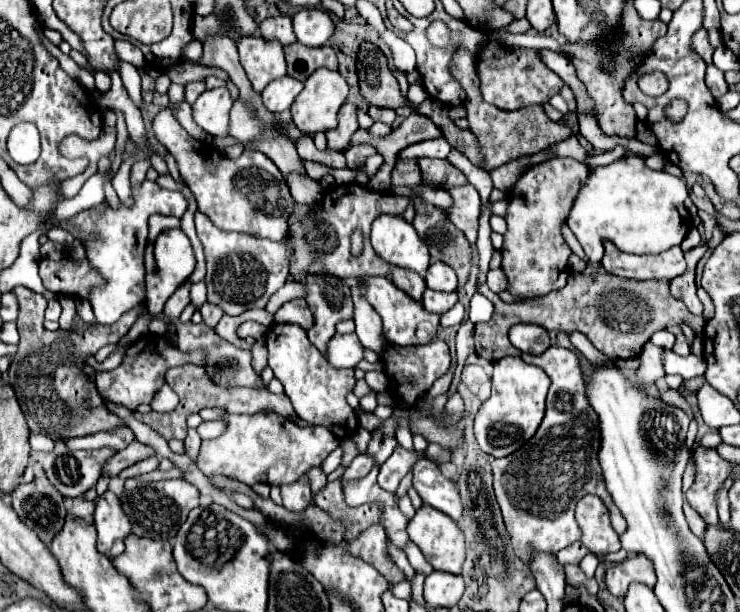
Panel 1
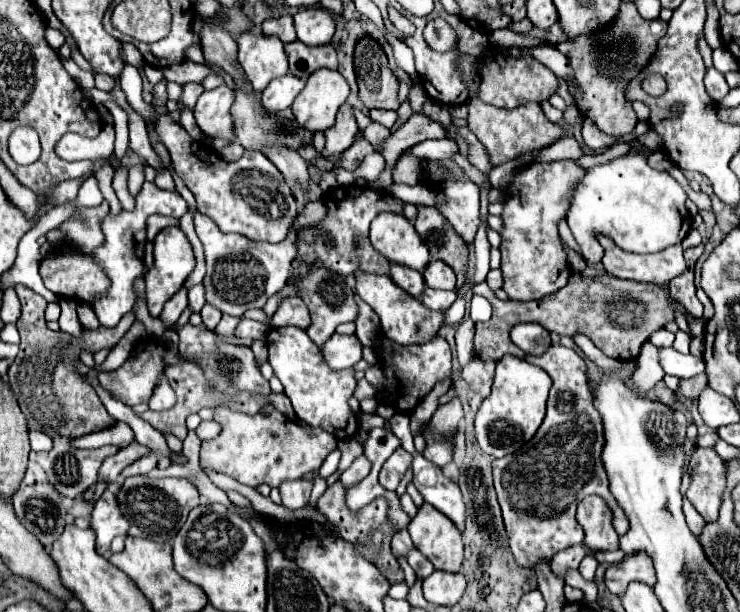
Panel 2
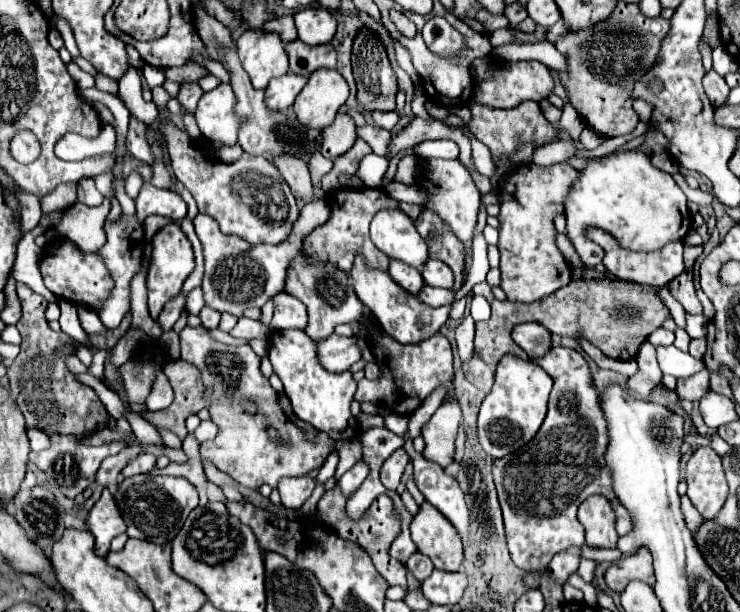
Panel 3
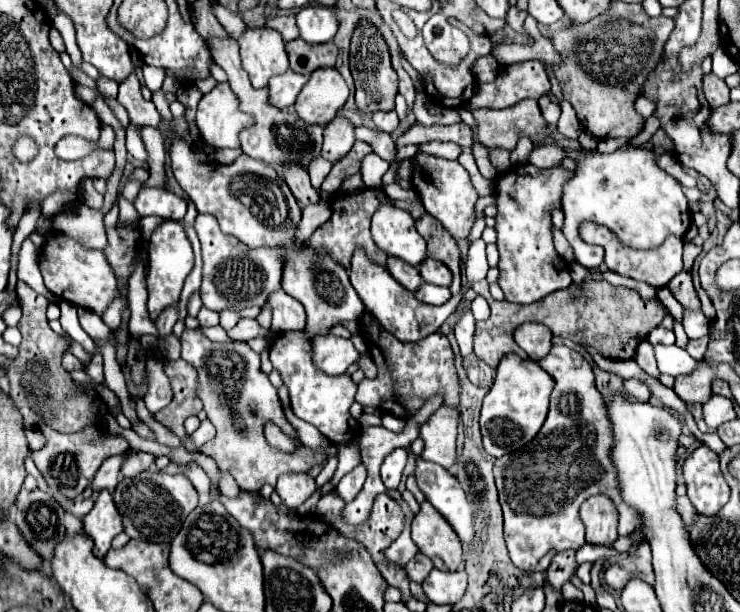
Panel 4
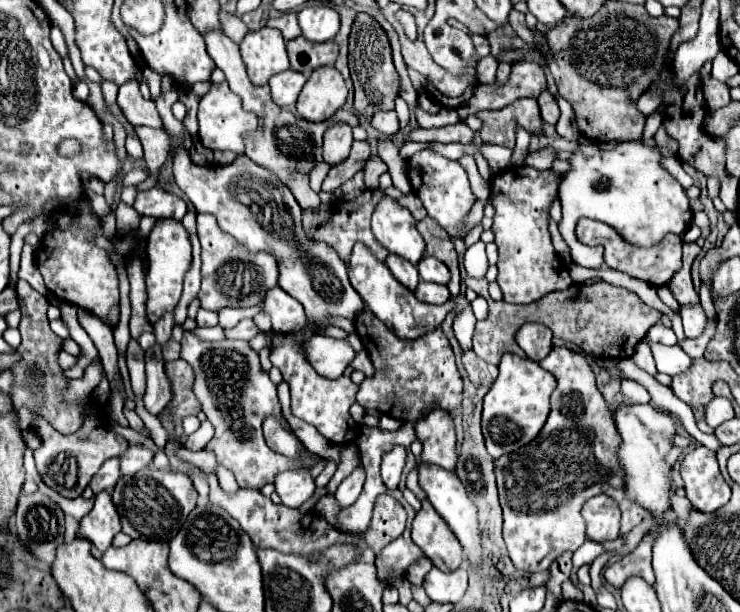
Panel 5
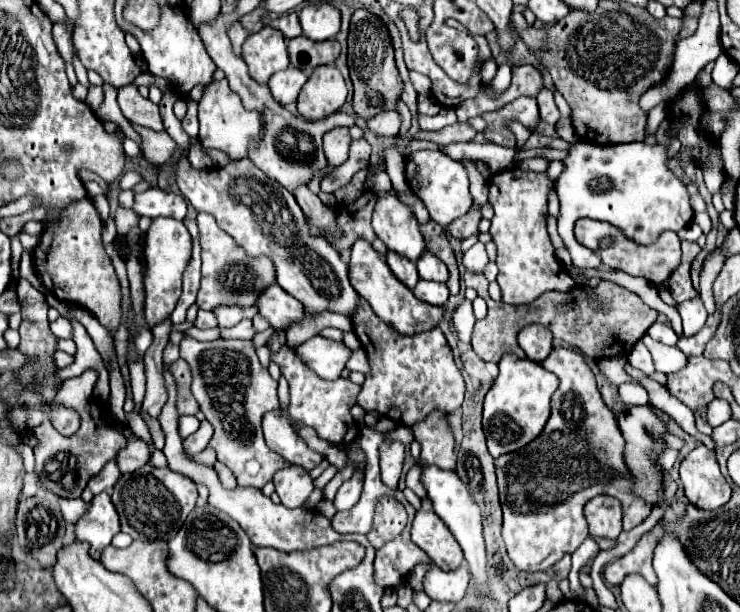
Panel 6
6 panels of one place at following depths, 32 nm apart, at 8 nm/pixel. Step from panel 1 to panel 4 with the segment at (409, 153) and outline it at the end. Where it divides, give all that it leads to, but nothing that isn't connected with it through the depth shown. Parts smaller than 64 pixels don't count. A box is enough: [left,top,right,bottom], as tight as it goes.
[418,142,460,160]

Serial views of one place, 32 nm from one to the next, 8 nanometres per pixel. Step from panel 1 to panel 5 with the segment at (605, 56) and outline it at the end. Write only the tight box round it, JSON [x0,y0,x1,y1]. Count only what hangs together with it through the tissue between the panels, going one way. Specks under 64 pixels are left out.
[548,2,676,142]

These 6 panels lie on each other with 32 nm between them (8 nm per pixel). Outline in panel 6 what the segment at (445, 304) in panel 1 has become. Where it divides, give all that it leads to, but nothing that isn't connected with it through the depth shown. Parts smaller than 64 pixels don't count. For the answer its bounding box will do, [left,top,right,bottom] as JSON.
[414,280,450,306]

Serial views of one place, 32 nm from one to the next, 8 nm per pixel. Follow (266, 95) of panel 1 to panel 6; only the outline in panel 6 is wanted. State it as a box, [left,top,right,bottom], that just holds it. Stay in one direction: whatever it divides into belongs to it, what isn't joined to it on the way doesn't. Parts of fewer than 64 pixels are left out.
[268,66,308,106]

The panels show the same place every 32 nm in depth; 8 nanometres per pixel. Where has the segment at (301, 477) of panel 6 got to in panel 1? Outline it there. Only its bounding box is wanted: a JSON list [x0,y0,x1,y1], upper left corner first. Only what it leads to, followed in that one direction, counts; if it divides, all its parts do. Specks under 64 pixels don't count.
[280,480,312,512]

